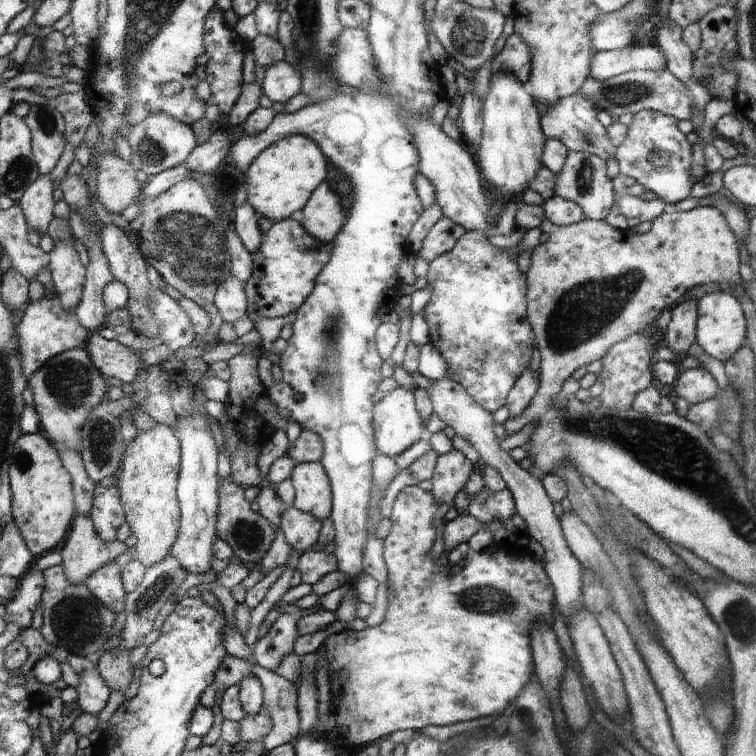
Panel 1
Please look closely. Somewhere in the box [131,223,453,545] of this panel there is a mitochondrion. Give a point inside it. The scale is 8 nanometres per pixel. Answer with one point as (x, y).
(324, 376)

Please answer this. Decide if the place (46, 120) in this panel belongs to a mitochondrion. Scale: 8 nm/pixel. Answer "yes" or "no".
yes

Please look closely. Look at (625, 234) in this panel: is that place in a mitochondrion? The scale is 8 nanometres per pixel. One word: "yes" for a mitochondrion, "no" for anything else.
no

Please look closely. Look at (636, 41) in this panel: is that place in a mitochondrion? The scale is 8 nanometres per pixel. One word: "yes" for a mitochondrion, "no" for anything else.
no

